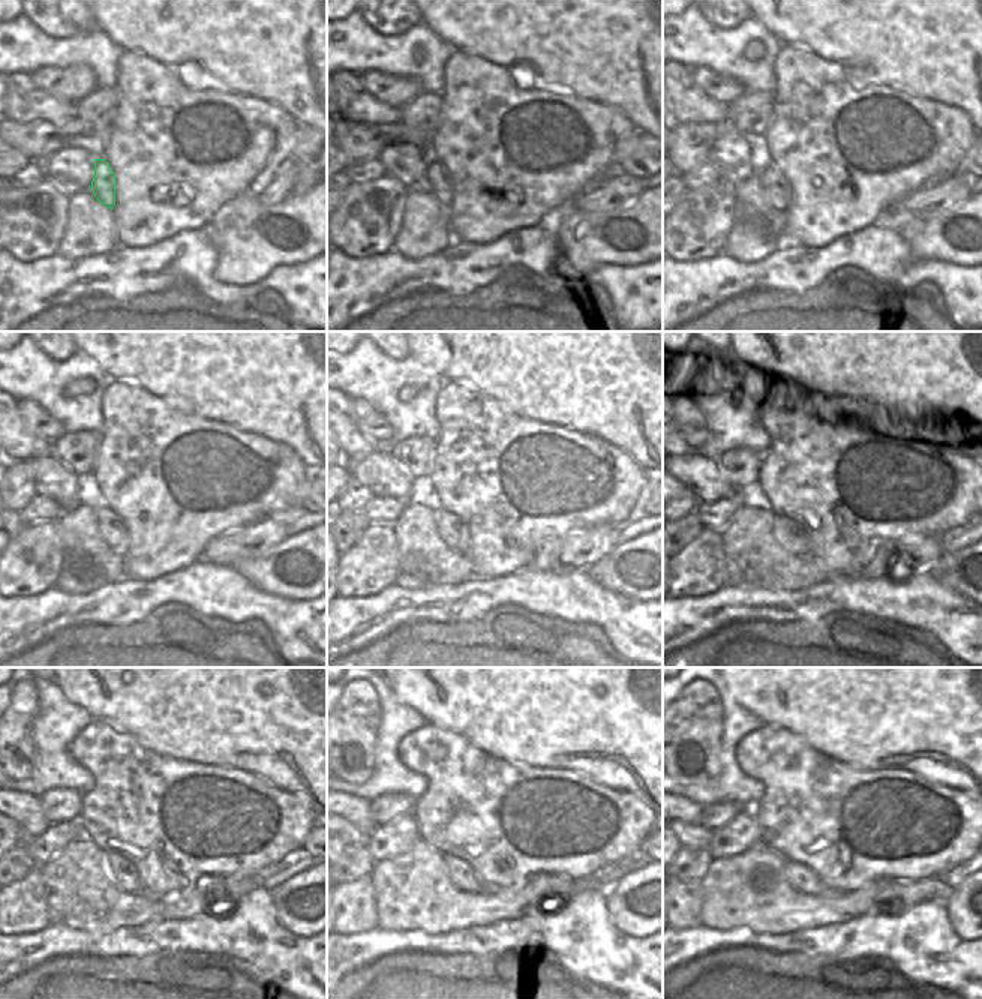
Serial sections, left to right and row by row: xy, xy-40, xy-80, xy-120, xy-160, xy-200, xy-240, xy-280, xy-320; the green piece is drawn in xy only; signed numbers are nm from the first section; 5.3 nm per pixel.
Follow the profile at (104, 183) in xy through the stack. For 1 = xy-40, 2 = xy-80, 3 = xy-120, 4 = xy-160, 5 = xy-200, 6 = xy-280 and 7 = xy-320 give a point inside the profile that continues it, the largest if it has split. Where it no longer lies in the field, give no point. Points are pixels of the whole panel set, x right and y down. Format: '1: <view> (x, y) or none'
1: xy-40 (437, 180)
2: xy-80 (777, 186)
3: xy-120 (113, 528)
4: xy-160 (452, 528)
5: xy-200 (790, 534)
6: xy-280 (459, 870)
7: xy-320 (795, 870)

